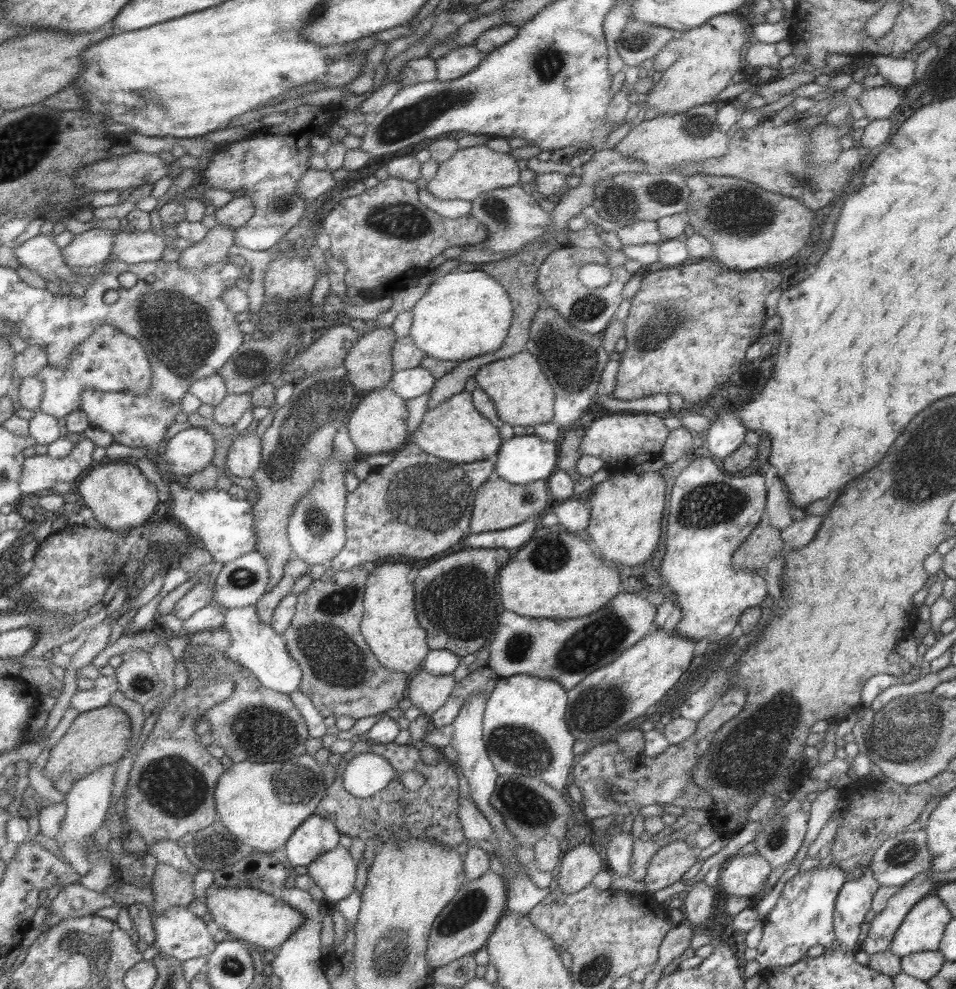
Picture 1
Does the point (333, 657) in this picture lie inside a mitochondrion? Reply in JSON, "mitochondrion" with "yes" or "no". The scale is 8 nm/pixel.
{"mitochondrion":"yes"}

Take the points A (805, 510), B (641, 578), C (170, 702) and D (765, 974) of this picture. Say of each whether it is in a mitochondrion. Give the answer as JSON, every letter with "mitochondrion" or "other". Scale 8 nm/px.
{"A":"other","B":"other","C":"other","D":"other"}

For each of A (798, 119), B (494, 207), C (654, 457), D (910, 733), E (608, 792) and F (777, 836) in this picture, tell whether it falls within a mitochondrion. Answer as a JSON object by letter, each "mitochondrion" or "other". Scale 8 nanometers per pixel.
{"A":"other","B":"mitochondrion","C":"other","D":"mitochondrion","E":"mitochondrion","F":"mitochondrion"}

